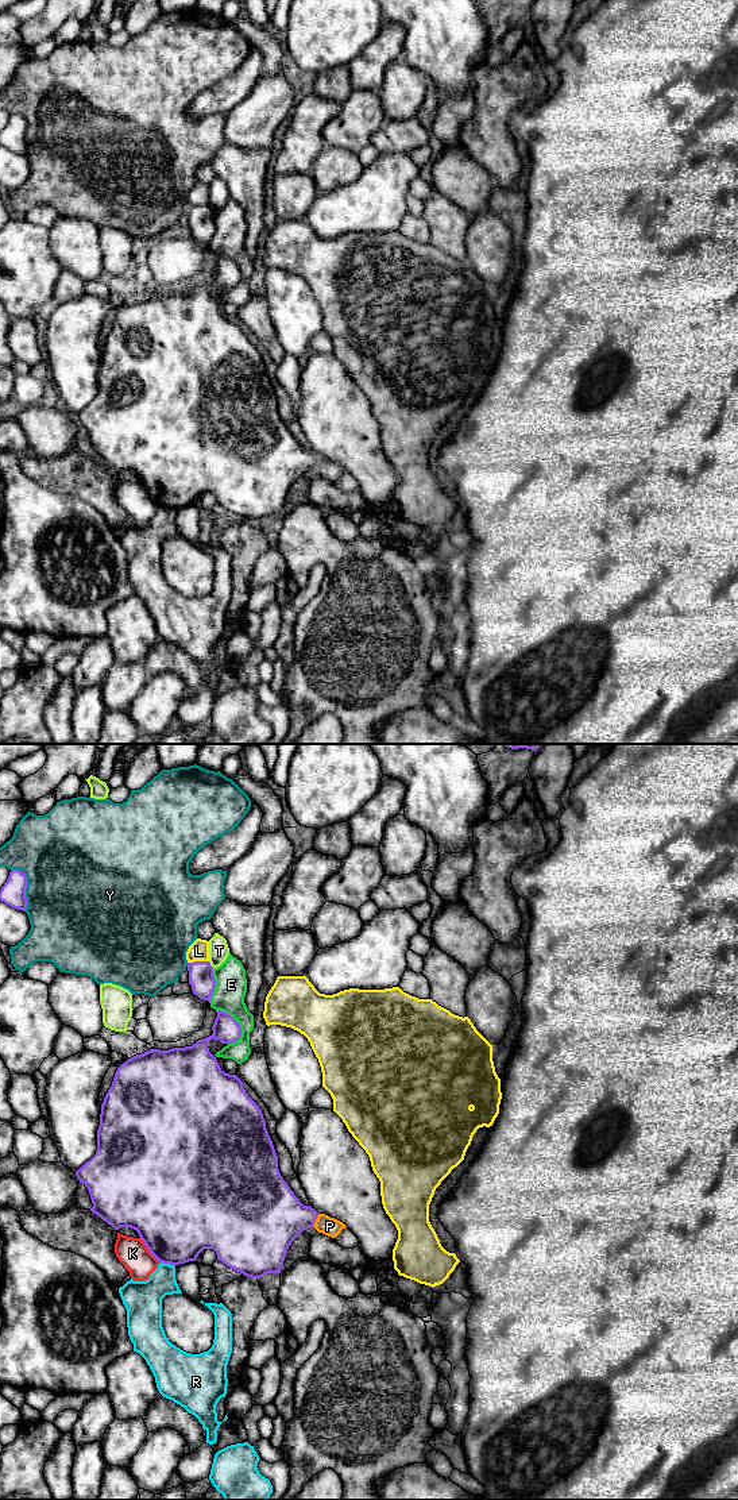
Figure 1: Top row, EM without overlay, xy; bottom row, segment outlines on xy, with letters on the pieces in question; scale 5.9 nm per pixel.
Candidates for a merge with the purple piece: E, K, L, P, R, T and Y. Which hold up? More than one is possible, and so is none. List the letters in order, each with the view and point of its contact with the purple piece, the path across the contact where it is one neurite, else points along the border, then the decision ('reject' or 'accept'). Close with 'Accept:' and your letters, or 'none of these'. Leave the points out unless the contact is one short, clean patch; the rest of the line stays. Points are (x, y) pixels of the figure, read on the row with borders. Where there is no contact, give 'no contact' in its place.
E: contact xy (238, 1022); reject
K: contact xy (149, 1250); reject
L: contact xy (197, 961); reject
P: contact xy (315, 1221); way xy (273, 1217), (309, 1217), (315, 1221), (329, 1226); accept
R: contact xy (167, 1263); reject
T: contact xy (209, 964); reject
Y: contact xy (26, 887); reject
Accept: P

